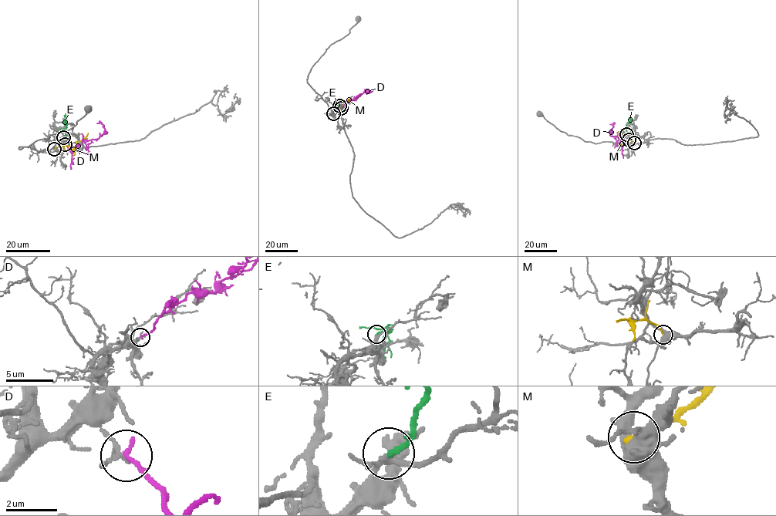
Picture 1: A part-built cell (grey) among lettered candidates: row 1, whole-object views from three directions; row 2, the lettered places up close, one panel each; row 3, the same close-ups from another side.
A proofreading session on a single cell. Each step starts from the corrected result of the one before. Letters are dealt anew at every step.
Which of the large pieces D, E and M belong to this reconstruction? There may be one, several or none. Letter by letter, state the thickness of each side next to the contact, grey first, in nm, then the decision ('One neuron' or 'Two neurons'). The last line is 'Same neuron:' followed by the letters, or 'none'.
D: Thickness 120 nm (grey) against 220 nm. Two neurons
E: Thickness 240 nm (grey) against 200 nm. One neuron
M: Thickness 500 nm (grey) against 200 nm. Two neurons
Same neuron: E

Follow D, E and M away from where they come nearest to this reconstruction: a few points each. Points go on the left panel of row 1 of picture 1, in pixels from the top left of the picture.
D: (65, 144), (69, 150), (82, 140), (97, 139), (104, 133), (105, 128), (101, 123), (97, 123)
E: (63, 136), (65, 133), (65, 113)
M: (54, 148), (68, 145), (72, 149), (88, 133)

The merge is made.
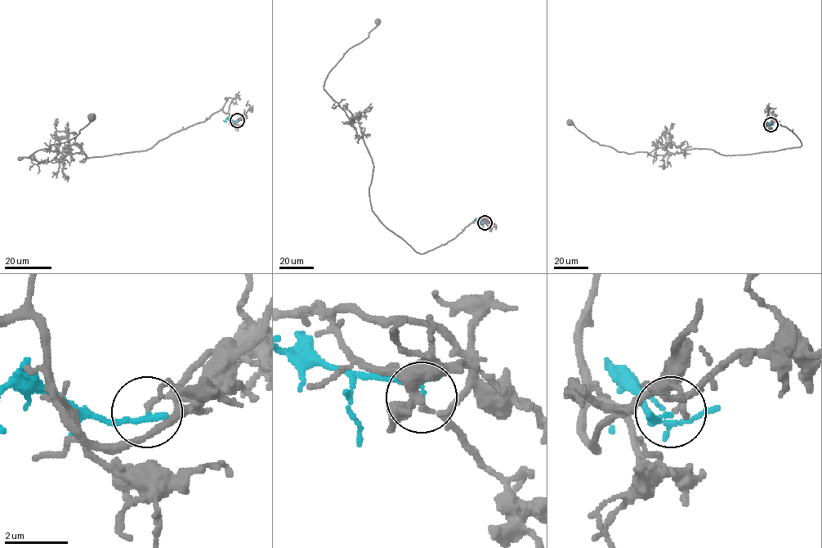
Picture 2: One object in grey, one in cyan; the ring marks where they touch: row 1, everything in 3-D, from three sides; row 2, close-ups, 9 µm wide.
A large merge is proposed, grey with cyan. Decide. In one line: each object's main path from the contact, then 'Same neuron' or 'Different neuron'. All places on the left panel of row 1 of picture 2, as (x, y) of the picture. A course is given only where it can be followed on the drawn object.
Course of grey: (237, 120), (220, 110), (151, 148), (84, 162), (75, 153), (18, 159), (66, 142), (91, 118). Course of cyan: (237, 120), (223, 120). Different neuron

